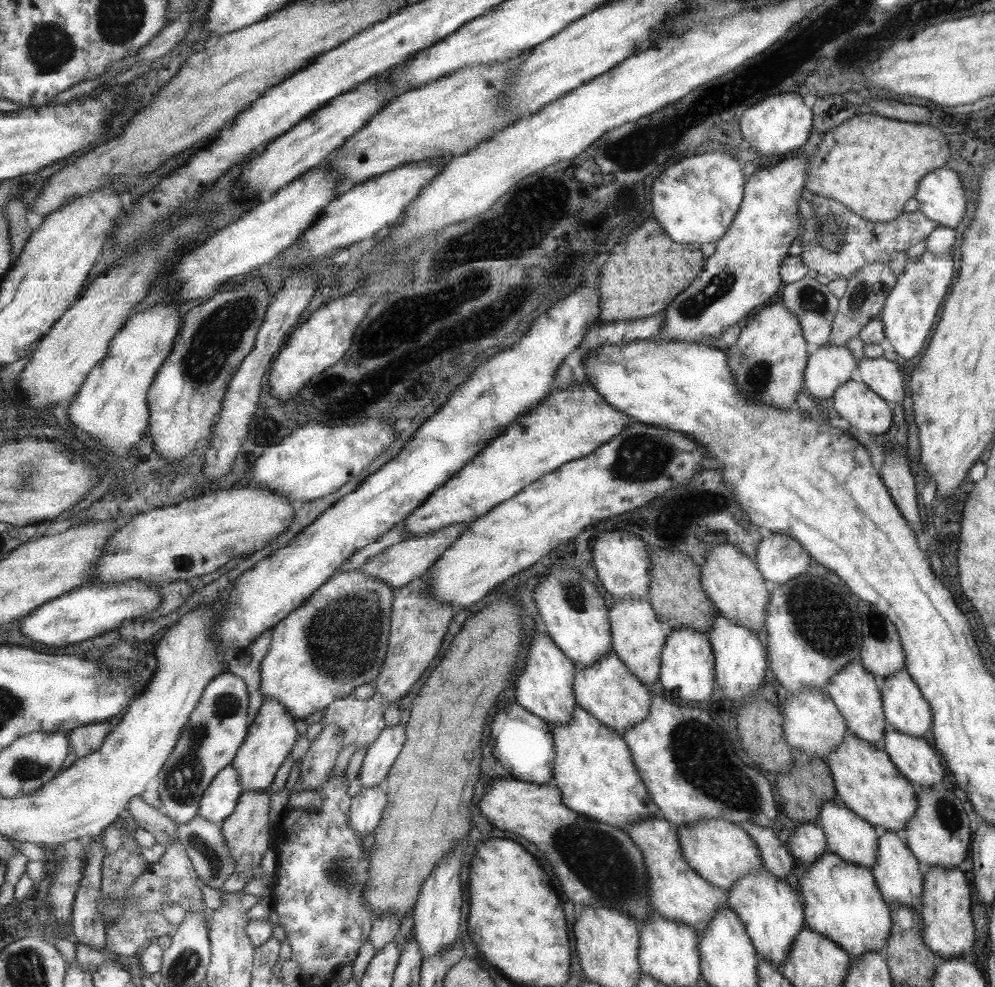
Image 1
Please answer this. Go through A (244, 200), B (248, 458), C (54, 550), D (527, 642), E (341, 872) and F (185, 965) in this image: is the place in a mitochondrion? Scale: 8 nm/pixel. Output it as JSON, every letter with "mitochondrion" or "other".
{"A":"other","B":"other","C":"other","D":"other","E":"mitochondrion","F":"mitochondrion"}

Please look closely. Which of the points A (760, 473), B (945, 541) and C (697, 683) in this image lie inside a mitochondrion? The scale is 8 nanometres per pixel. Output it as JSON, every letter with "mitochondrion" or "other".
{"A":"other","B":"other","C":"other"}

